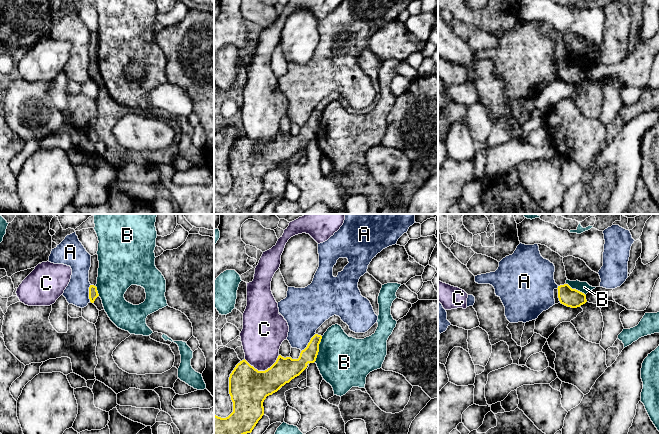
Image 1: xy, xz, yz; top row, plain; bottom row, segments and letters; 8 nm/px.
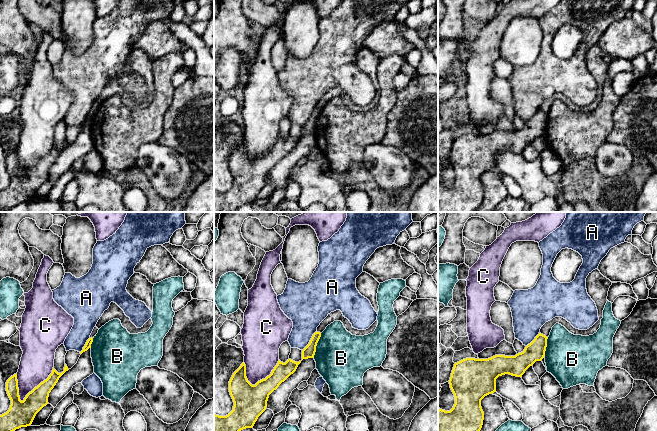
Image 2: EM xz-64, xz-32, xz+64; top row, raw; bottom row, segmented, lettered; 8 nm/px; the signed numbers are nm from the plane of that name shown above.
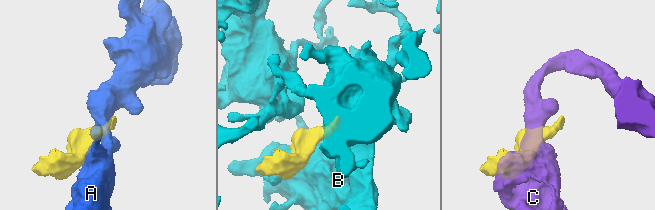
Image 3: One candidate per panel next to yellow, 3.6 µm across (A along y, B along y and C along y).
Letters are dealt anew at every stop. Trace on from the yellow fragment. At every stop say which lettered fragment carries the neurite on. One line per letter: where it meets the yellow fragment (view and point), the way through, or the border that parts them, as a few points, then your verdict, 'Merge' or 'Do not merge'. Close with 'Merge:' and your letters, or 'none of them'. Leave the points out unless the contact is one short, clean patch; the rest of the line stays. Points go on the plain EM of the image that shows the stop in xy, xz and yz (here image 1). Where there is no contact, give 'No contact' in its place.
A: Touches yellow at xz (309, 118). Boundary: xz (315, 109), (301, 127). Do not merge
B: Touches yellow at xz (318, 125). Do not merge
C: Touches yellow at xz (262, 147). Do not merge
Merge: none of them

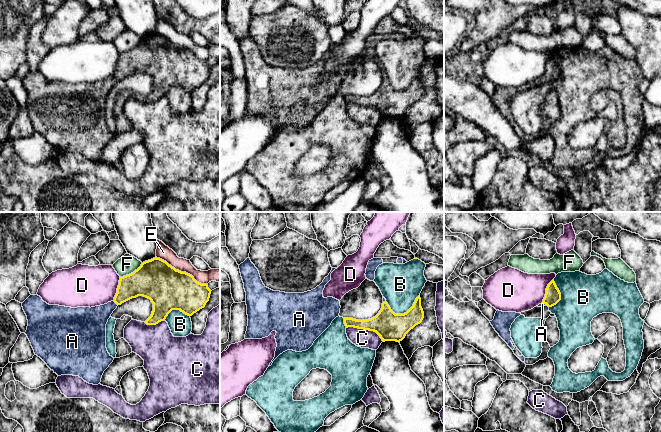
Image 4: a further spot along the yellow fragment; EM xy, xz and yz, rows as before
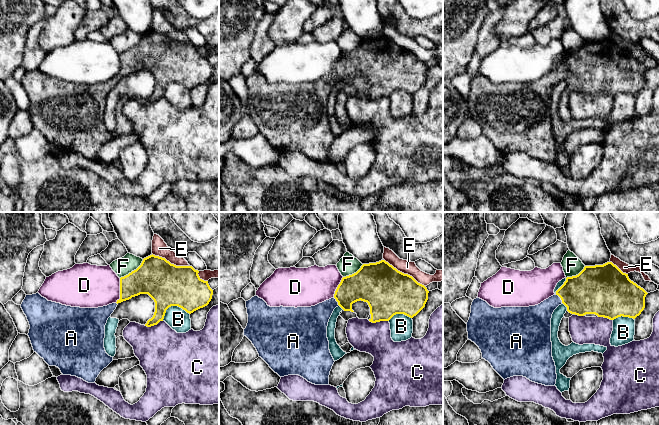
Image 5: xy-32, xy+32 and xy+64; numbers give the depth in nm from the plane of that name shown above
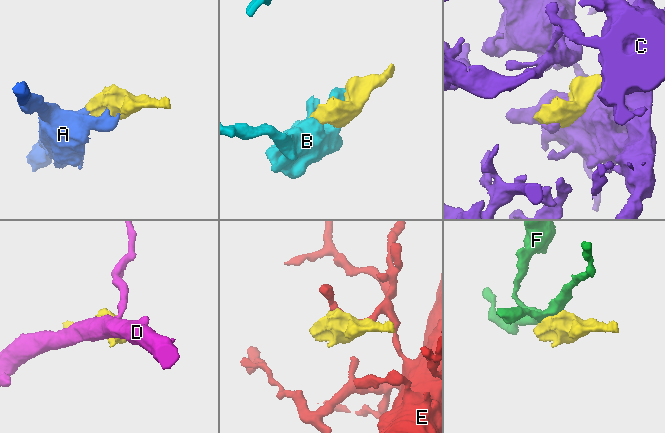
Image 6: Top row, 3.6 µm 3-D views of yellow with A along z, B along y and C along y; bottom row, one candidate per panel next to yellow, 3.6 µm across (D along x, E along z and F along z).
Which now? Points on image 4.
A: Touches yellow at xy (115, 78). Path across: xy (139, 59), (132, 61), (115, 78), (91, 98). Merge
B: Touches yellow at xz (404, 89). Do not merge
C: Touches yellow at xz (365, 105). Do not merge
D: Touches yellow at yz (546, 67). Boundary: yz (553, 55), (548, 60), (545, 72), (541, 78). Do not merge
E: Touches yellow at xy (180, 47). Do not merge
F: Touches yellow at xy (131, 49). Do not merge
Merge: A

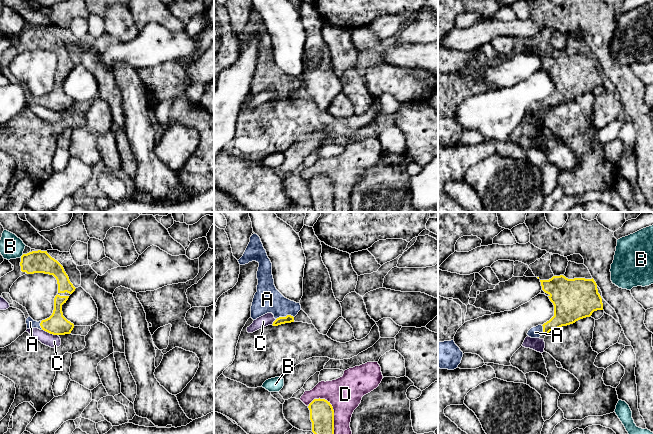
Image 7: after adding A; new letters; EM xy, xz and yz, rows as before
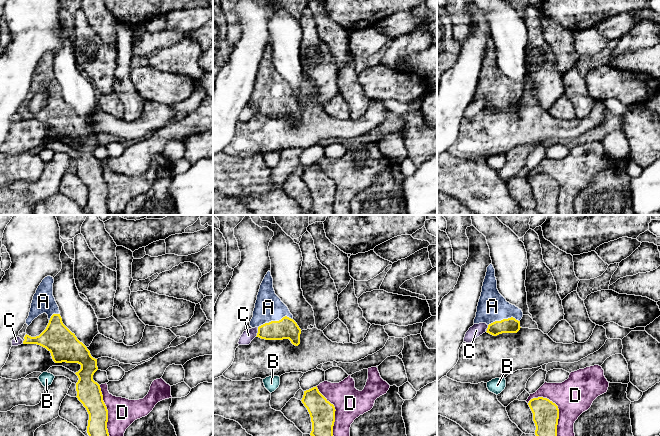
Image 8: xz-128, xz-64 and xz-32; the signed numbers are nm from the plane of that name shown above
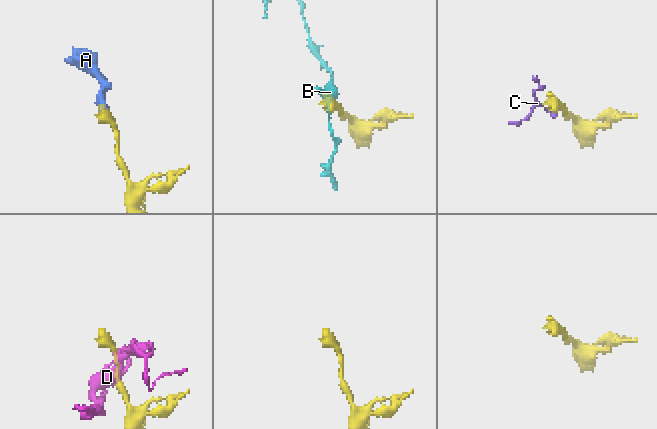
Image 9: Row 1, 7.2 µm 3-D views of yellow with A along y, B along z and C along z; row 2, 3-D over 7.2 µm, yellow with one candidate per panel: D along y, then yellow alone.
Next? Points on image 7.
A: Touches yellow at xz (284, 93). Path across: xz (288, 95), (284, 93), (267, 75). Merge
B: Touches yellow at xy (21, 32). Do not merge
C: Touches yellow at xy (50, 109). Do not merge
D: Touches yellow at xz (333, 188). Do not merge
Merge: A

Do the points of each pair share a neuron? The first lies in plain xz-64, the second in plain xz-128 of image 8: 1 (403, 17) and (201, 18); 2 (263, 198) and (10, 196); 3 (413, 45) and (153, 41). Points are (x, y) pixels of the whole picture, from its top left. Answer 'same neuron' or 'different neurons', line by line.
1: same neuron
2: different neurons
3: different neurons

